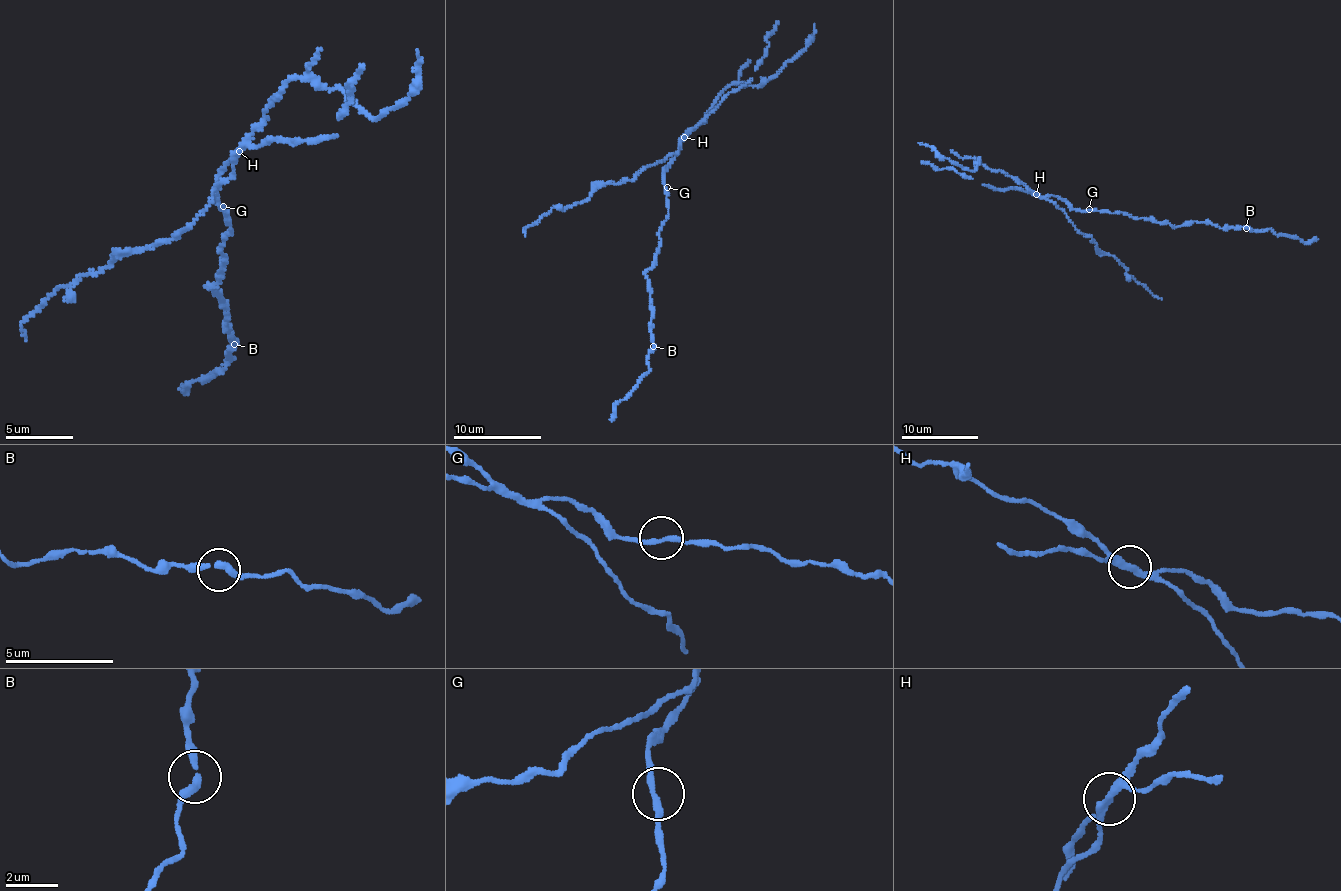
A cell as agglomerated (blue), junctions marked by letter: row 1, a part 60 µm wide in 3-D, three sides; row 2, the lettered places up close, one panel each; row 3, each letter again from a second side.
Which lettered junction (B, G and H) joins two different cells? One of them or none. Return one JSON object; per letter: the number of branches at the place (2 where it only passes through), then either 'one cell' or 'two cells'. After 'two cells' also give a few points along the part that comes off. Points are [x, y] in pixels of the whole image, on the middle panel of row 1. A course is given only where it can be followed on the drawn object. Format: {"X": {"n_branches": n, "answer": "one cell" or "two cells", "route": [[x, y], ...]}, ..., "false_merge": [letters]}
{"B": {"n_branches": 2, "answer": "one cell"}, "G": {"n_branches": 2, "answer": "one cell"}, "H": {"n_branches": 2, "answer": "two cells", "route": [[683, 137], [678, 151], [641, 170], [629, 180], [603, 184], [583, 201], [549, 212], [523, 230], [525, 235]]}, "false_merge": ["H"]}

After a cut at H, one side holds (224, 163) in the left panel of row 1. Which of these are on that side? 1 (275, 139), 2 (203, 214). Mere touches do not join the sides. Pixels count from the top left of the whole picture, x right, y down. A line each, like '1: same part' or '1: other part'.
1: same part
2: other part

